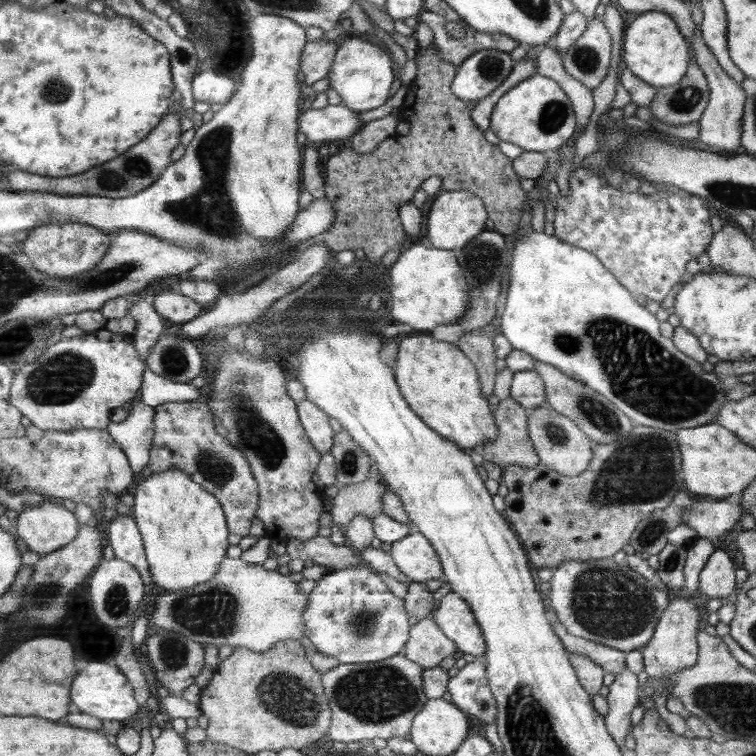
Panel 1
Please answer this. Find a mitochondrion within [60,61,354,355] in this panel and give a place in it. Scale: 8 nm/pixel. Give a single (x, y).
(211, 209)

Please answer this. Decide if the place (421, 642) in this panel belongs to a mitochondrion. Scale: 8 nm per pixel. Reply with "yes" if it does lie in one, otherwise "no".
no

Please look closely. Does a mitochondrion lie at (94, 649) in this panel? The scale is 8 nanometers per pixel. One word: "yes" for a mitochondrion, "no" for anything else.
no

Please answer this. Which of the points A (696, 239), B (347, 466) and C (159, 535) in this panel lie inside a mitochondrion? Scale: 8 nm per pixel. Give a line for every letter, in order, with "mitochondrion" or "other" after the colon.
A: other
B: mitochondrion
C: other

